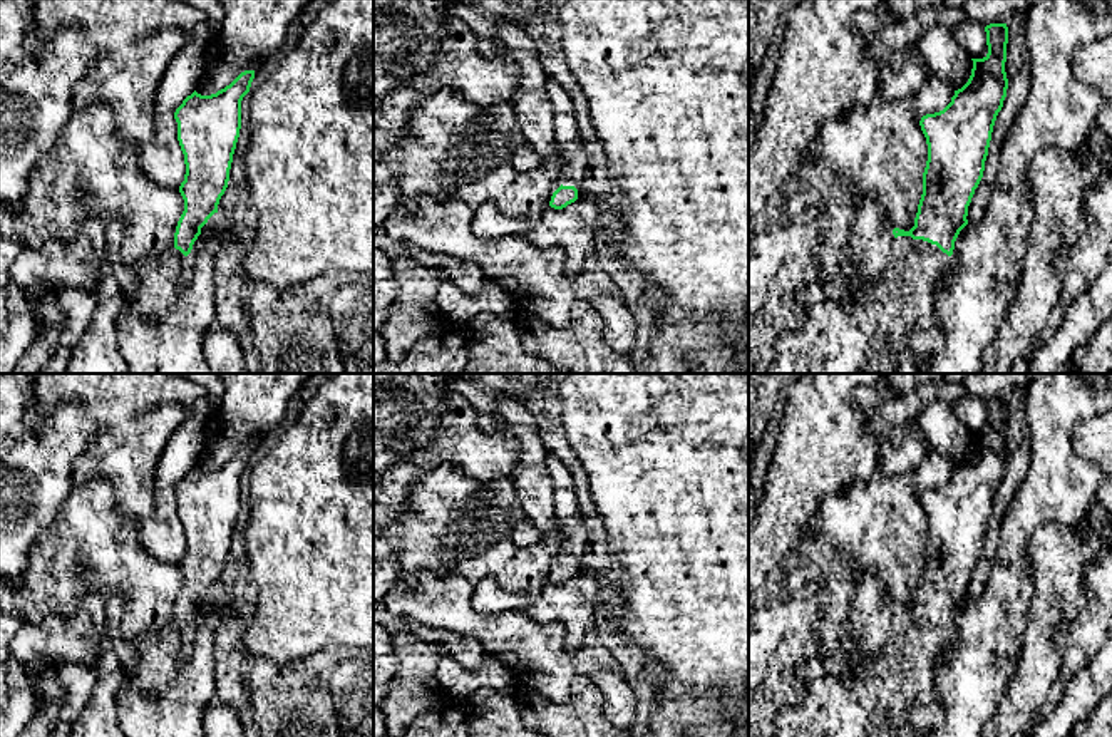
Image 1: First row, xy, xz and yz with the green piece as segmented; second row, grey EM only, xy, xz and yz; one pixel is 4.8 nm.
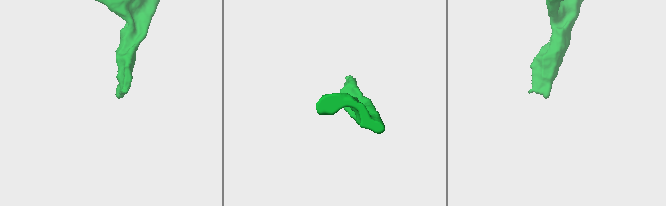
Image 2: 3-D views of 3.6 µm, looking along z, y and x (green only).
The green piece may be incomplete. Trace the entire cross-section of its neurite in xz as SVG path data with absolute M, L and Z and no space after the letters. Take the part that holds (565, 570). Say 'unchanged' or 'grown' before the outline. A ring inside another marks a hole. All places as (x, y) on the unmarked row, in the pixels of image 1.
unchanged; M559 561L549 576L549 581L554 585L563 585L568 580L574 578L578 575L578 564L574 561Z

